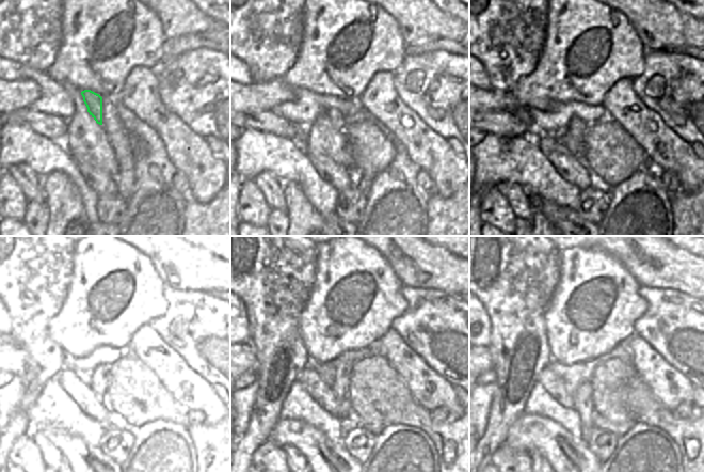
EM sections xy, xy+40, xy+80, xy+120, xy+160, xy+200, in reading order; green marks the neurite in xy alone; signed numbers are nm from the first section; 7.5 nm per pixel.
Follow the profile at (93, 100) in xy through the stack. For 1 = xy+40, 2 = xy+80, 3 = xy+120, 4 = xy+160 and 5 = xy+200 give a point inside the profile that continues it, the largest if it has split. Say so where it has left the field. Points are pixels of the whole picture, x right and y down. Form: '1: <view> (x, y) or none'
1: xy+40 (337, 121)
2: xy+80 (576, 128)
3: xy+120 (97, 378)
4: xy+160 (340, 387)
5: xy+200 (582, 403)

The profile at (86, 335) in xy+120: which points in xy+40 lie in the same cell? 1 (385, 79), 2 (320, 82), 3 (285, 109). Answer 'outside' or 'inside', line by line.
1: outside
2: inside
3: outside

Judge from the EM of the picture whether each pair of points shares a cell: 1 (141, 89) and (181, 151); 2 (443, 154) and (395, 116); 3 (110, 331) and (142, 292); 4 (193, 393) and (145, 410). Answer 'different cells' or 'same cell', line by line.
1: same cell
2: same cell
3: same cell
4: different cells

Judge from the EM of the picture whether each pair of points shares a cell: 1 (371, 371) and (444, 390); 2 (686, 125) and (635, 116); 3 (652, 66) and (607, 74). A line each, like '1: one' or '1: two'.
1: two
2: two
3: two

